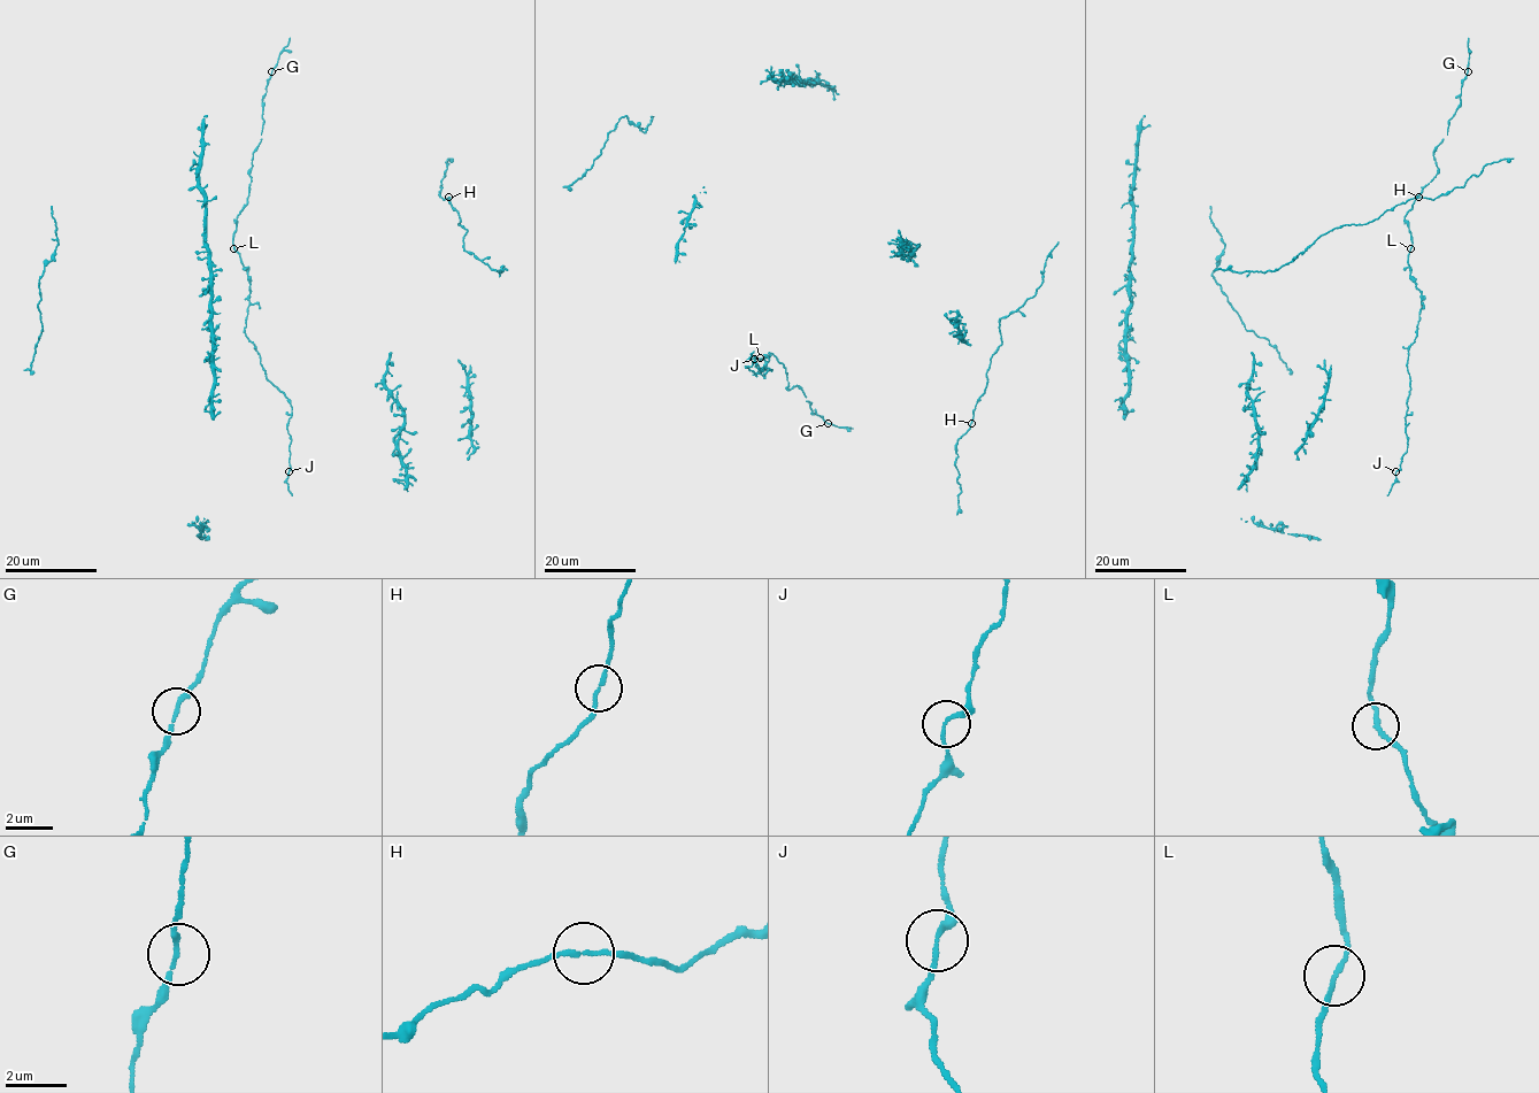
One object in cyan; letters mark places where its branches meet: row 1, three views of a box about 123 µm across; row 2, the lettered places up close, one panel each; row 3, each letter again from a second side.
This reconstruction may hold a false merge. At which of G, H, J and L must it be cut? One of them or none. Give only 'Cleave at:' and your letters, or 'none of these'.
Cleave at: none of these

